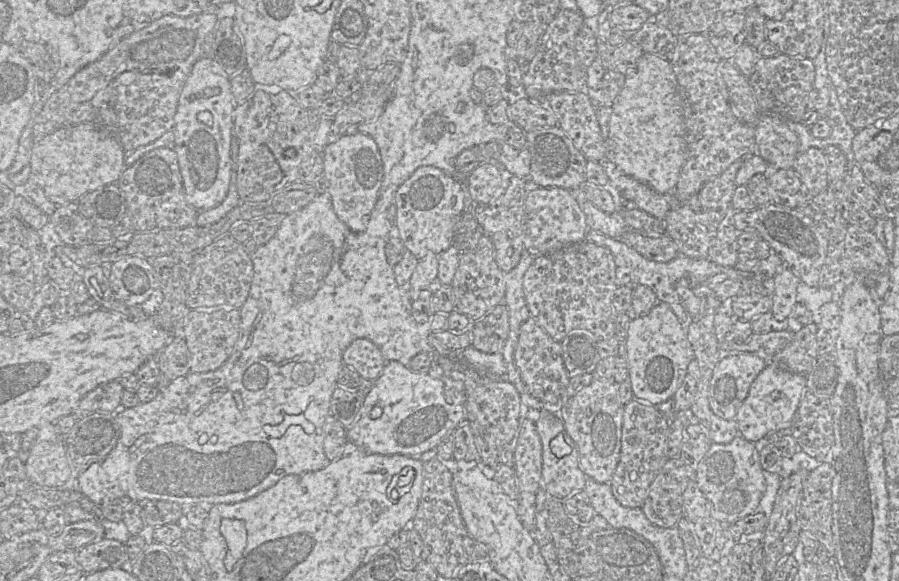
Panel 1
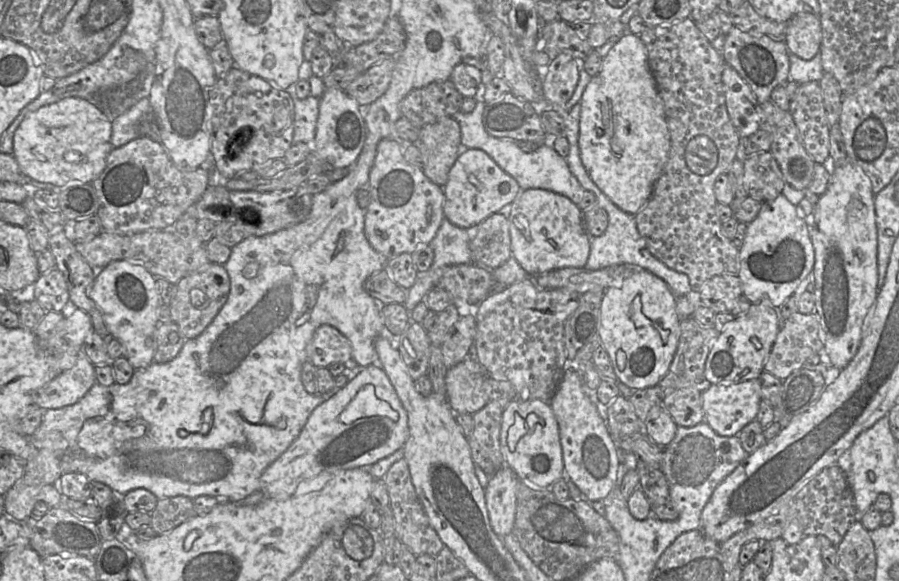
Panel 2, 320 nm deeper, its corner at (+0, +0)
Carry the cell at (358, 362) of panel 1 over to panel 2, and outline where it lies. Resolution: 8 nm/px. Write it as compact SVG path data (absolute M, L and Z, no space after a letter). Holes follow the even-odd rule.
M322 325L314 332L307 346L307 361L317 368L353 361L351 344L337 329Z

